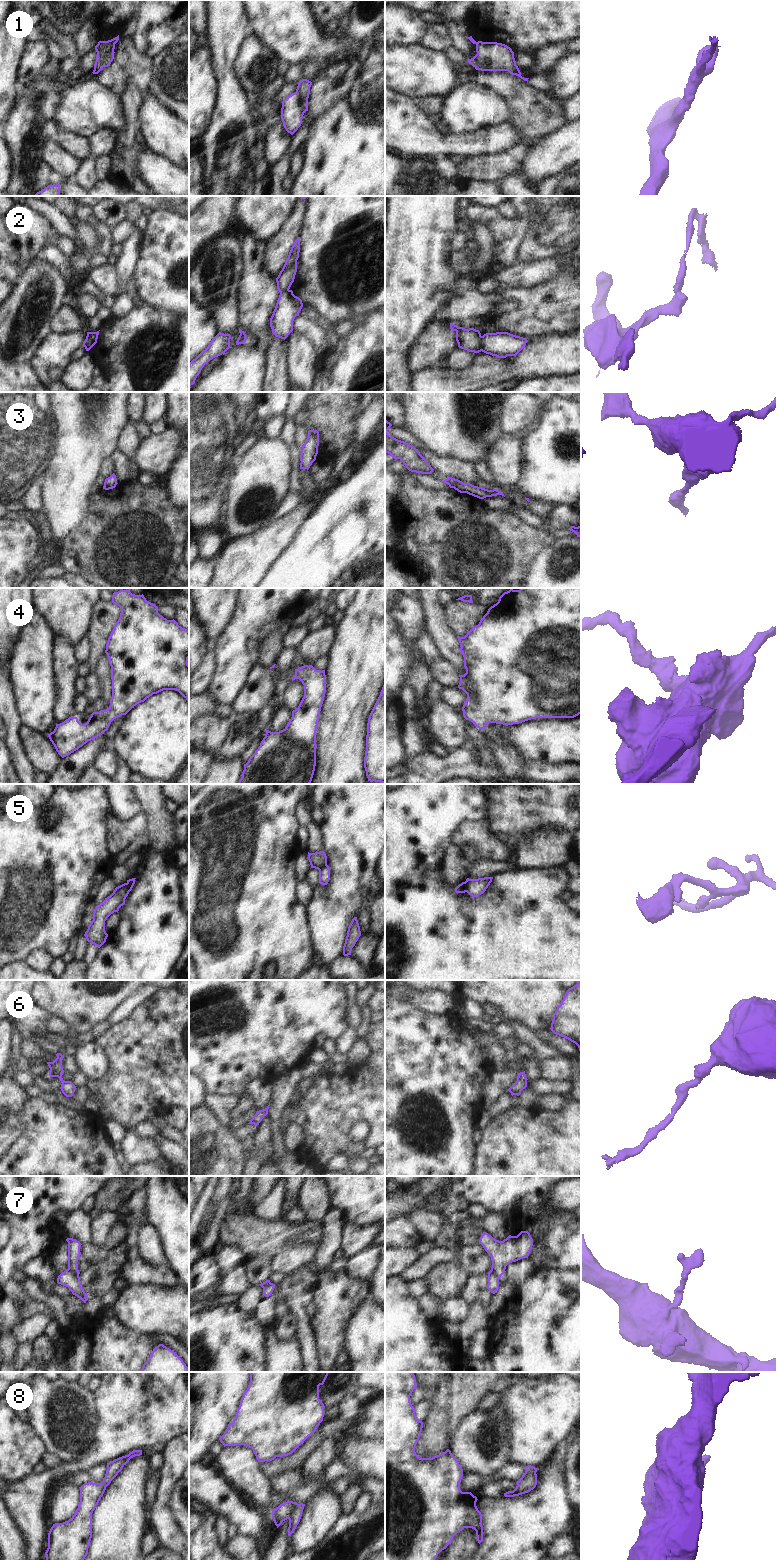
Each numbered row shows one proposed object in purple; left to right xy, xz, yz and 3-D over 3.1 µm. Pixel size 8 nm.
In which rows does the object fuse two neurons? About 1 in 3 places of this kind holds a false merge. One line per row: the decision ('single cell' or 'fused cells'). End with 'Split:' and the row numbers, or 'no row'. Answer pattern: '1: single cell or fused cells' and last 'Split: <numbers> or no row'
1: single cell
2: fused cells
3: single cell
4: single cell
5: fused cells
6: single cell
7: fused cells
8: single cell
Split: 2, 5, 7

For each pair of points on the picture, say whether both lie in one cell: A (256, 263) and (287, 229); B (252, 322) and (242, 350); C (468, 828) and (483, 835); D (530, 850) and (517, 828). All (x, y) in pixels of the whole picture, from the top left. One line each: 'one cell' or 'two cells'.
A: two cells
B: two cells
C: one cell
D: two cells

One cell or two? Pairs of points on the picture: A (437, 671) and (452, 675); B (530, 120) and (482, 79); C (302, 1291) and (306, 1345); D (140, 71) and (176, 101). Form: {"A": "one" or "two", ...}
{"A": "one", "B": "one", "C": "one", "D": "two"}

